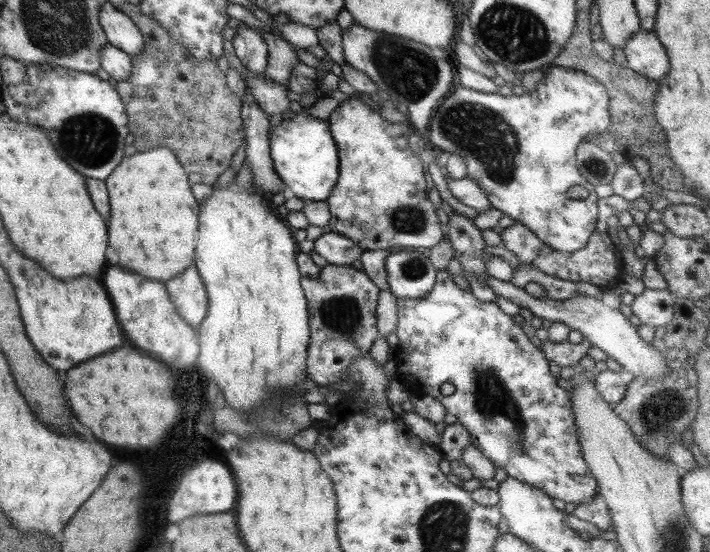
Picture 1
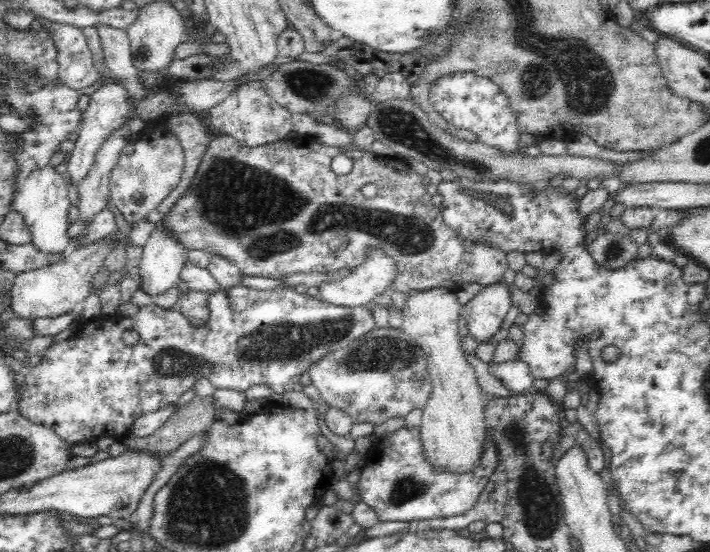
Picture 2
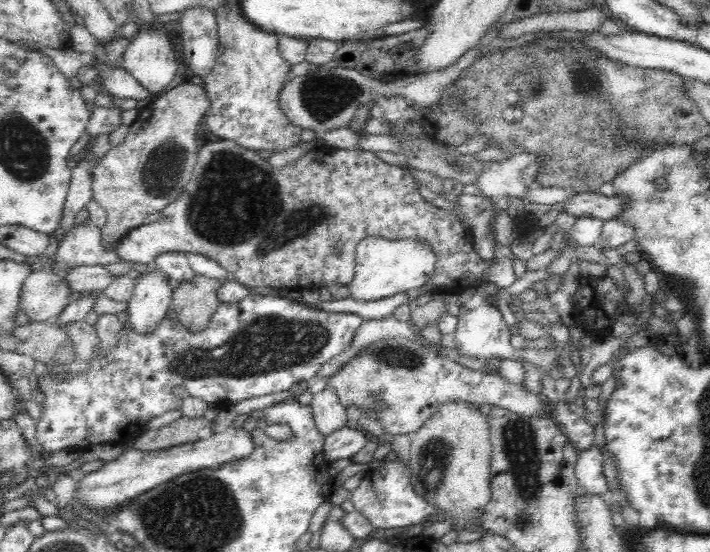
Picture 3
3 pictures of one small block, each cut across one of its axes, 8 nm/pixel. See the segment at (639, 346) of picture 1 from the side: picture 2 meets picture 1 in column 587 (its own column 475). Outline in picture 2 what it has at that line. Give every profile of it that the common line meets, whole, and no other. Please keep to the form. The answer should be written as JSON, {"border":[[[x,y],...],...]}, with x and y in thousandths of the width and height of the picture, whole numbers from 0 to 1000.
{"border":[[[711,511],[685,518],[649,562],[656,578],[659,607],[673,623],[693,623],[690,616],[707,596],[720,554]]]}

